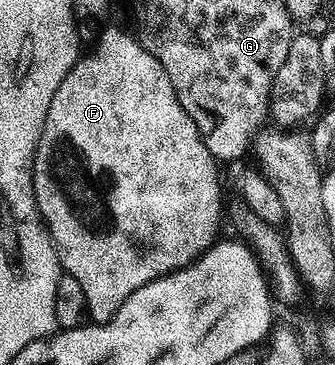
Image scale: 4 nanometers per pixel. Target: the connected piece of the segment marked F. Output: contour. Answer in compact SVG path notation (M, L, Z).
M106 26L101 29L93 48L75 62L75 66L59 82L59 90L55 90L55 98L51 98L51 110L47 110L47 122L43 122L43 134L39 138L37 153L33 159L33 193L41 219L49 230L53 245L57 247L57 259L61 261L64 275L75 278L83 295L87 297L87 316L92 323L106 324L123 302L131 298L139 286L169 272L177 272L187 268L197 260L218 239L217 231L223 224L223 200L221 204L221 180L217 177L218 161L207 150L205 139L199 134L195 122L183 110L175 90L171 86L171 78L163 70L163 66L146 48L141 45L136 35L124 32L121 28Z

